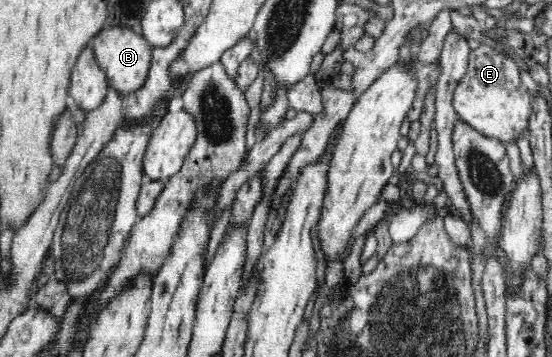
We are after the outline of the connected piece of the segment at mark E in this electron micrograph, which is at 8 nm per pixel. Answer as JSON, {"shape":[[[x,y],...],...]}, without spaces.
{"shape":[[[491,46],[471,50],[468,70],[455,88],[452,105],[458,118],[487,138],[496,138],[507,145],[528,130],[533,98],[521,82],[520,69],[514,60],[498,54]]]}

